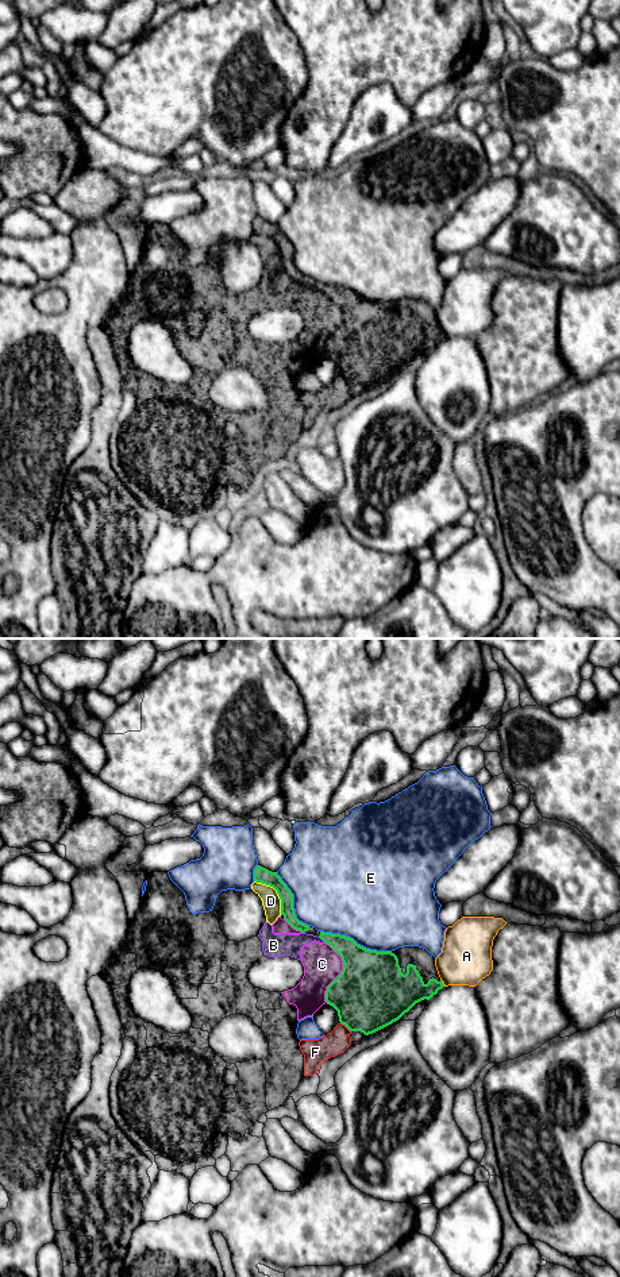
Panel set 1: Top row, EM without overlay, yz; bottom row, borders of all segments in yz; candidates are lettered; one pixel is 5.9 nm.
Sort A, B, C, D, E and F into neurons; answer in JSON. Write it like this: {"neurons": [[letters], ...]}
{"neurons": [["A"], ["B", "C", "D"], ["E"], ["F"]]}

